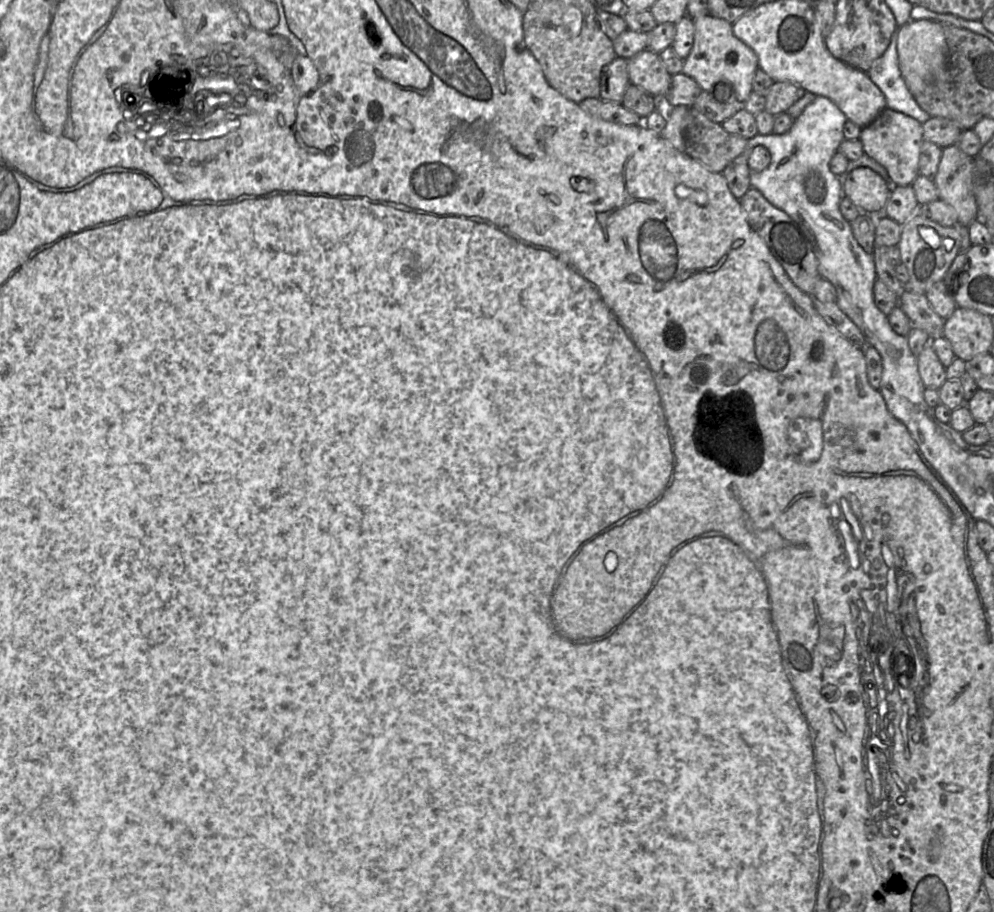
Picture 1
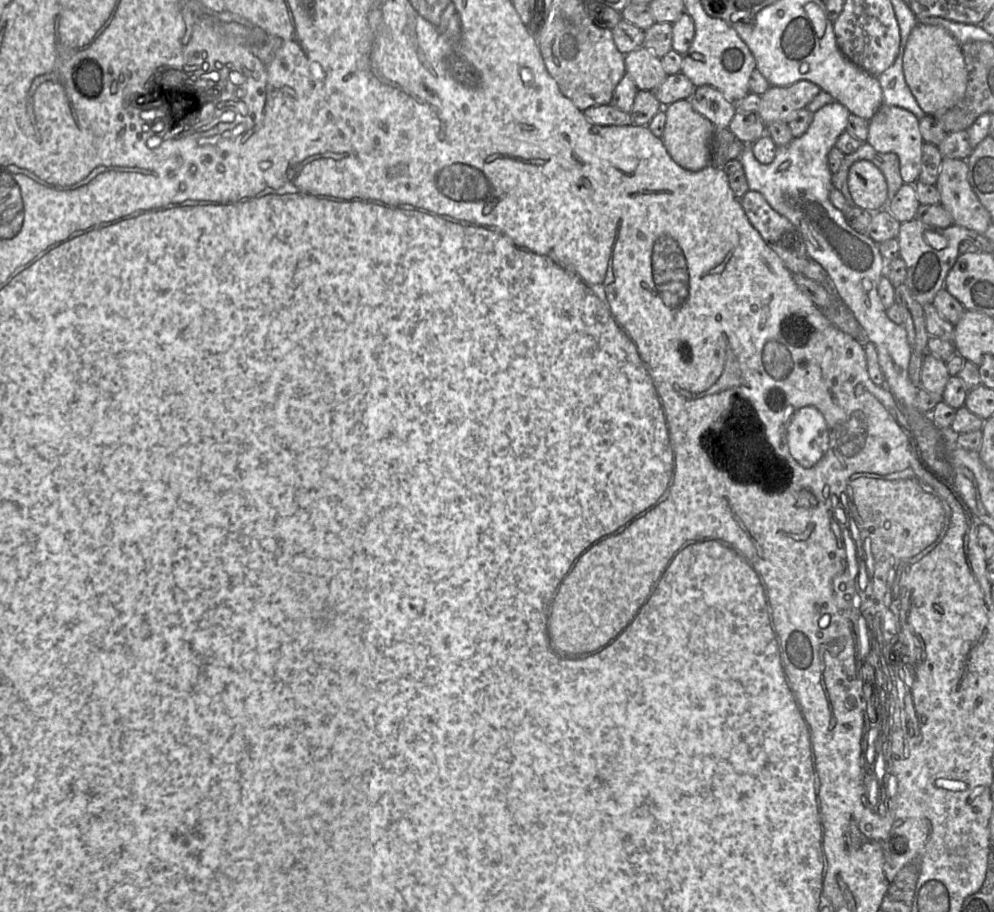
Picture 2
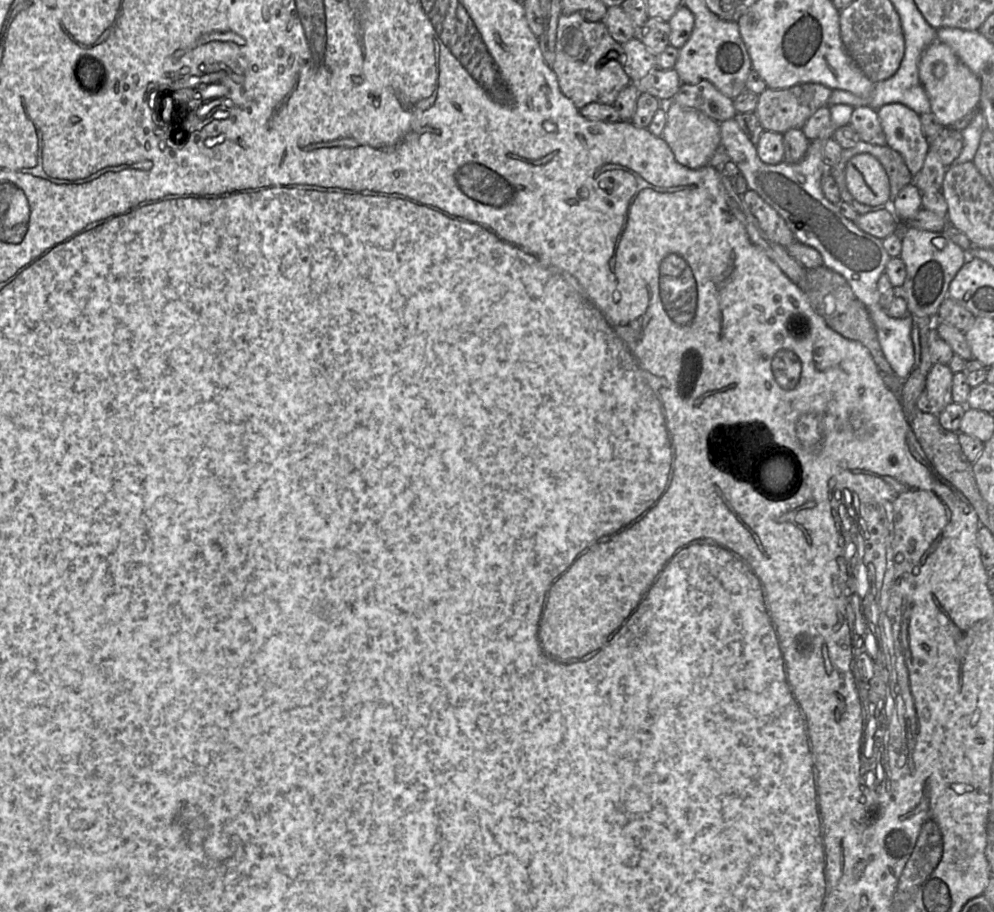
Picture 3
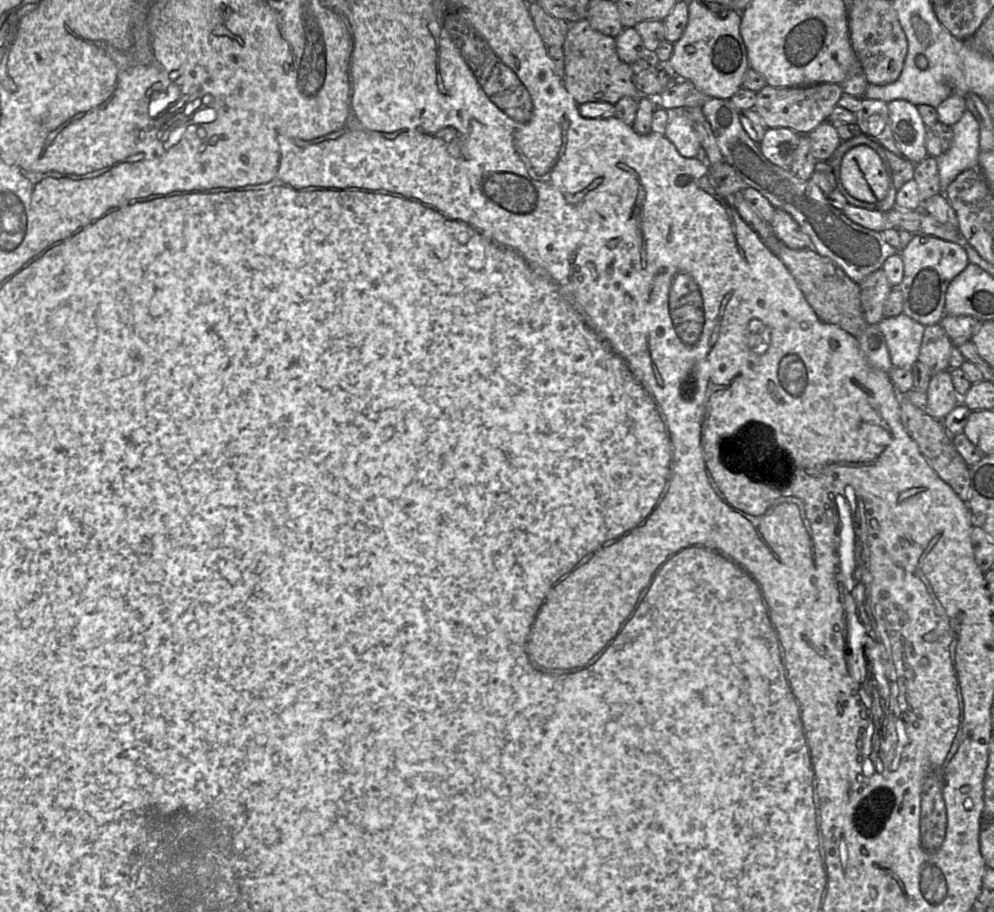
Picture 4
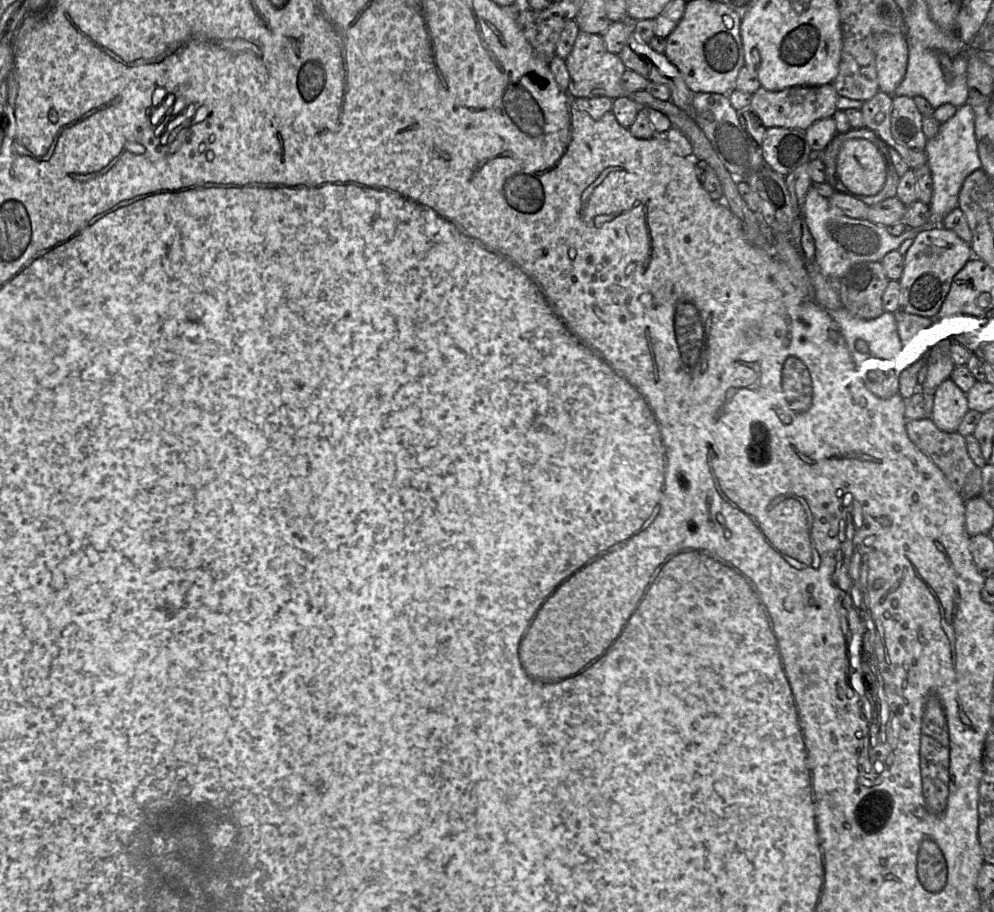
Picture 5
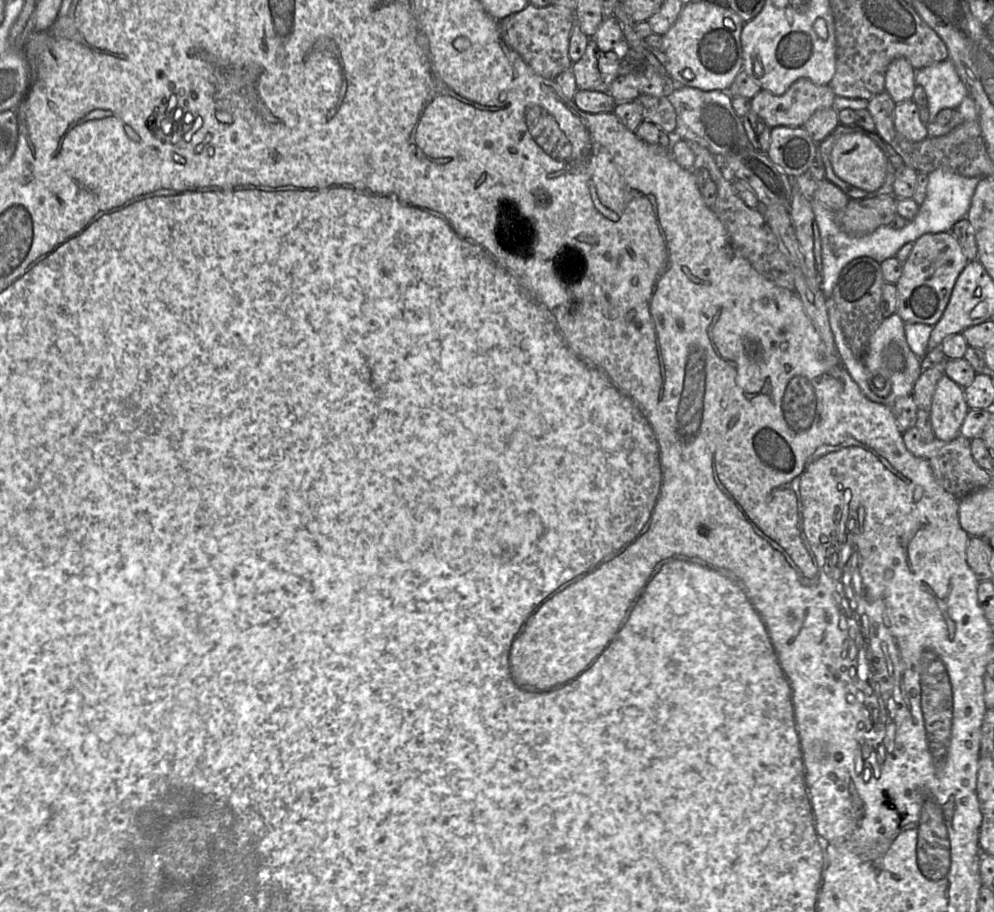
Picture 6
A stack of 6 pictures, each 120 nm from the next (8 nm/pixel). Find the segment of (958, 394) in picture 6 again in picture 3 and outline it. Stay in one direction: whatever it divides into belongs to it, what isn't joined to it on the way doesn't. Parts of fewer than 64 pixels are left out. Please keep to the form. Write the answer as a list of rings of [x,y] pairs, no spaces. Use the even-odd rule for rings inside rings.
[[[933,364],[926,375],[925,391],[935,414],[938,414],[953,402],[953,374],[947,364]]]

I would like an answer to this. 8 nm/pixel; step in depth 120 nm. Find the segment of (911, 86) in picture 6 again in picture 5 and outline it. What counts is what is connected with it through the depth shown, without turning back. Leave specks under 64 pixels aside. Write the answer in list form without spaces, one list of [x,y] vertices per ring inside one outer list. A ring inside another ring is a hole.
[[[876,34],[875,65],[879,91],[893,96],[908,65],[908,45],[903,34]]]

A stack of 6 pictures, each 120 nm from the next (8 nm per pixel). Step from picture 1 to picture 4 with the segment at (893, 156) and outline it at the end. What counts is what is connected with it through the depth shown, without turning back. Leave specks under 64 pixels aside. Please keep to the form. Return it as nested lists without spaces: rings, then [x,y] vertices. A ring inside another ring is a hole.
[[[894,100],[887,105],[890,127],[897,147],[905,159],[918,164],[928,153],[925,146],[927,127],[917,107],[905,100]]]

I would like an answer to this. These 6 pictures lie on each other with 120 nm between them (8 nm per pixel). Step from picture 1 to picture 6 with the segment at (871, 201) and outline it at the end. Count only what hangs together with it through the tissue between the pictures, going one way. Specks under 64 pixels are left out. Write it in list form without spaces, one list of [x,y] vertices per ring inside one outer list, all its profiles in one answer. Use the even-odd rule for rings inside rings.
[[[860,133],[841,135],[833,144],[830,162],[840,179],[867,192],[879,189],[886,178],[886,160],[881,149]]]

